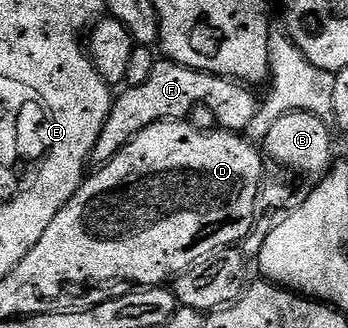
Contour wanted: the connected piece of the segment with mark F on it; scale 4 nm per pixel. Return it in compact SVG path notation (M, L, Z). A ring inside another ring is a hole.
M167 58L155 64L150 78L146 78L142 86L125 87L123 91L121 96L119 93L113 99L110 114L98 134L96 148L90 157L93 165L99 166L114 158L142 130L165 120L183 121L197 106L210 110L216 128L225 132L244 134L248 127L256 124L258 96L256 100L252 93L255 91L239 82L223 76L211 76L209 72L199 72Z

